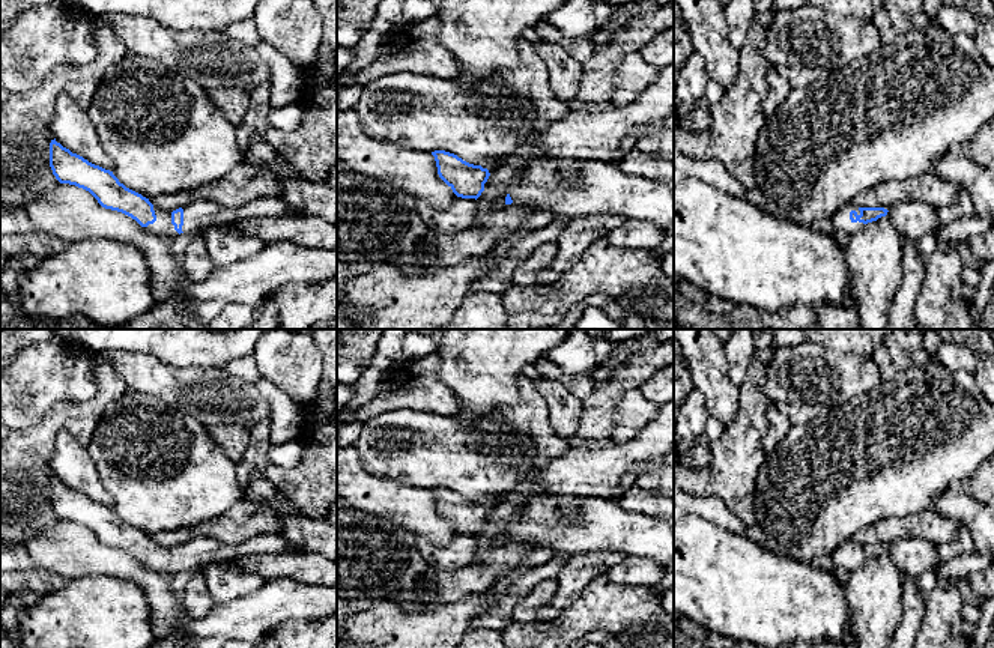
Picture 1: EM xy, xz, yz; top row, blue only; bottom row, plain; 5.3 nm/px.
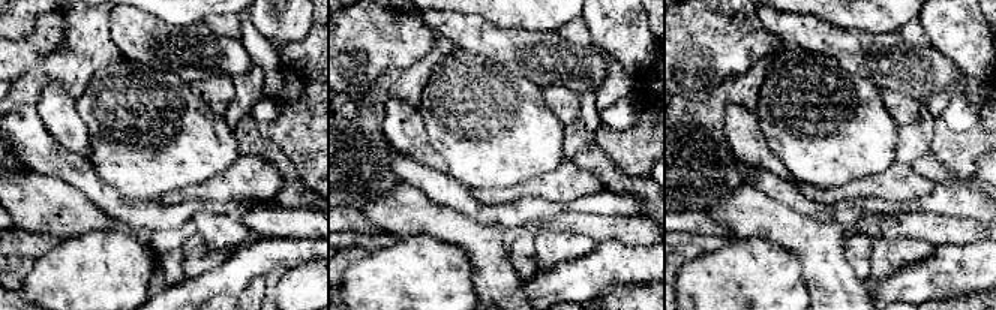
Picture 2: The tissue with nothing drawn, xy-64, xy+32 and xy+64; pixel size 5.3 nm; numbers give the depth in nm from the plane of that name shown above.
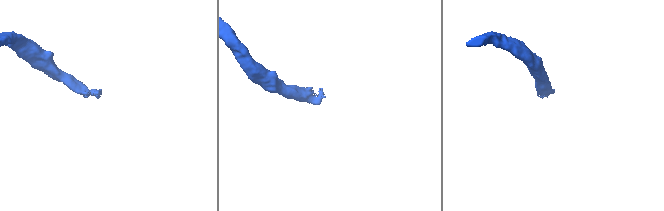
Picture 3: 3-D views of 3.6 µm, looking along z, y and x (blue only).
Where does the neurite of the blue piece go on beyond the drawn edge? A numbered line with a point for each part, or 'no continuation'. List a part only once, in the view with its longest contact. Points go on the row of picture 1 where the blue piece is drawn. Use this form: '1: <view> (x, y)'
1: yz (842, 227)

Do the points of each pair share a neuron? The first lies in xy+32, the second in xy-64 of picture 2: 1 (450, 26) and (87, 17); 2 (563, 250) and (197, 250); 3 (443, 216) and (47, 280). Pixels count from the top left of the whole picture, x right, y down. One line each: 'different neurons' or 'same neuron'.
1: different neurons
2: different neurons
3: different neurons

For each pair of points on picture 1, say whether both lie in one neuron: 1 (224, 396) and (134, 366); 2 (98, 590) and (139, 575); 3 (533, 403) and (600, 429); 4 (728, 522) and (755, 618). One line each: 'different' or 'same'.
1: same
2: different
3: different
4: different

